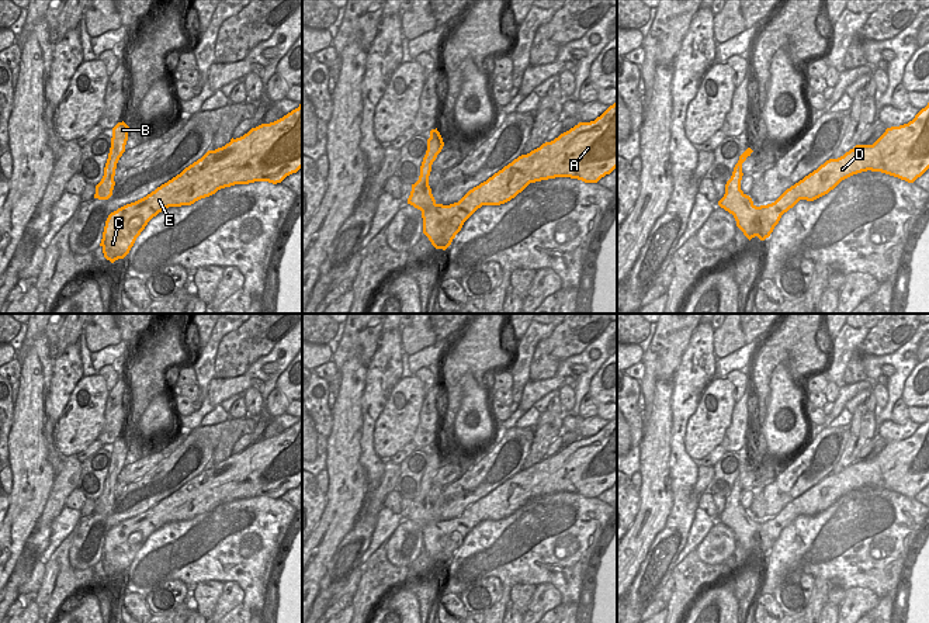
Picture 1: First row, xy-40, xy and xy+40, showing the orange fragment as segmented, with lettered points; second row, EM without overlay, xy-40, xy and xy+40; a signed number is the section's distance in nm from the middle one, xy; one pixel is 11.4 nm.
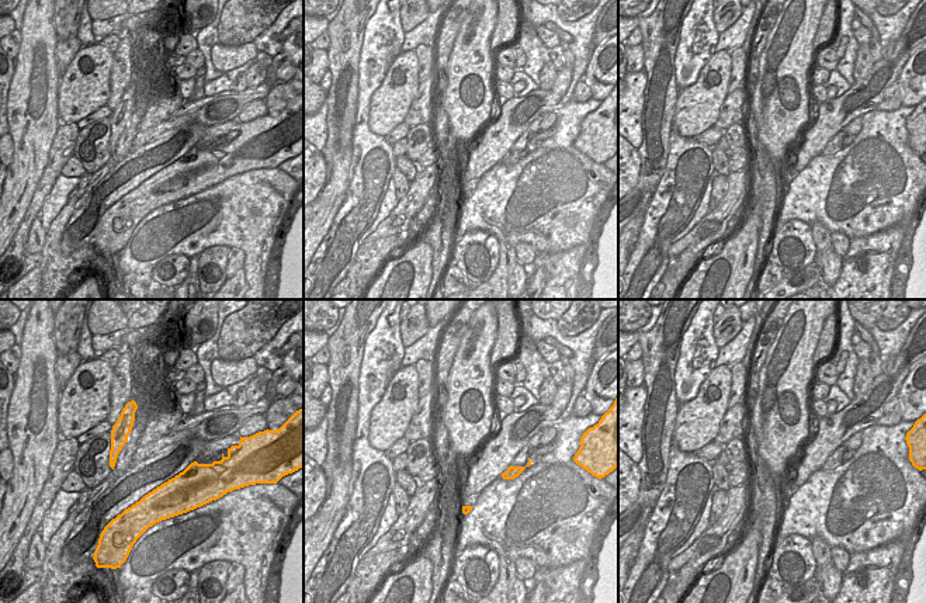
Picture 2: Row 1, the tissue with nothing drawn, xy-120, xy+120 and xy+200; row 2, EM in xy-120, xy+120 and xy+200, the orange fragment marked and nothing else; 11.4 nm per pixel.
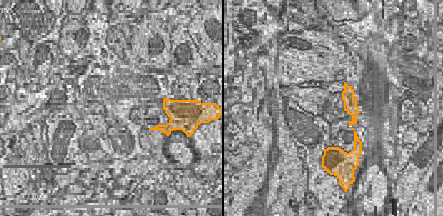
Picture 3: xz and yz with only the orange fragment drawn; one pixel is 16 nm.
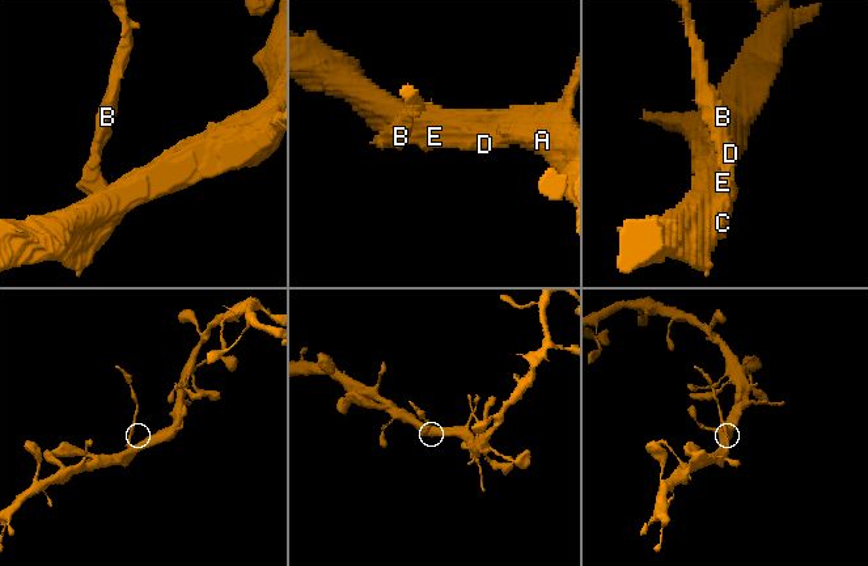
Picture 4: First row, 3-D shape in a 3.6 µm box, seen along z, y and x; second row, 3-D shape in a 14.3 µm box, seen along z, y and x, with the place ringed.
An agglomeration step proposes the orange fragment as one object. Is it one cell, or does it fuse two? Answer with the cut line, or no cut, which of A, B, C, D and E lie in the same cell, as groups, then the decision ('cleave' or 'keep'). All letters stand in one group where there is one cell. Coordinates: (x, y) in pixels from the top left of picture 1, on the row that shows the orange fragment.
cut xy (442, 204), (430, 207), (422, 217); groups A C D E / B; cleave

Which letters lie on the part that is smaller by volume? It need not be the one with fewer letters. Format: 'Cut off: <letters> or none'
Cut off: B

